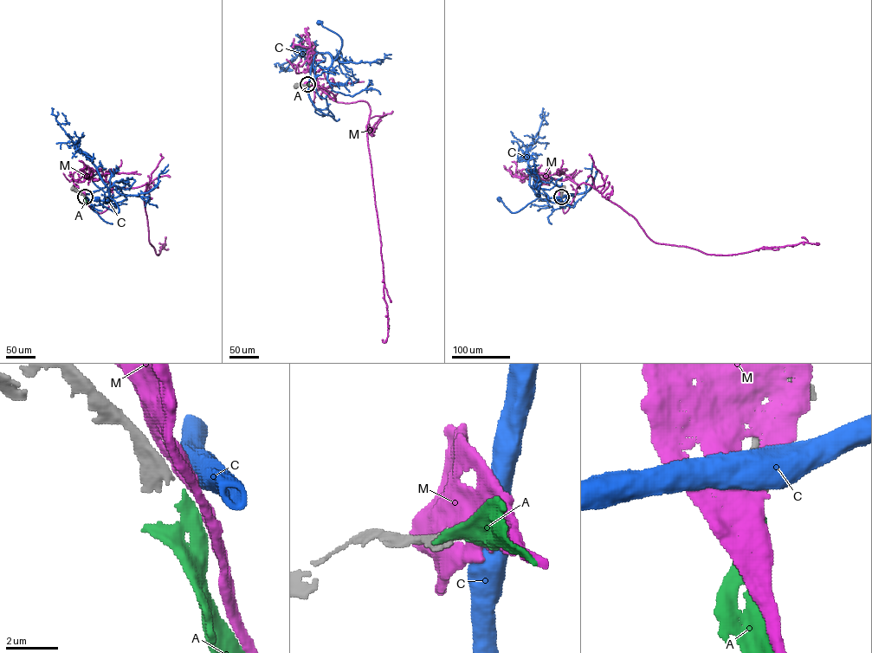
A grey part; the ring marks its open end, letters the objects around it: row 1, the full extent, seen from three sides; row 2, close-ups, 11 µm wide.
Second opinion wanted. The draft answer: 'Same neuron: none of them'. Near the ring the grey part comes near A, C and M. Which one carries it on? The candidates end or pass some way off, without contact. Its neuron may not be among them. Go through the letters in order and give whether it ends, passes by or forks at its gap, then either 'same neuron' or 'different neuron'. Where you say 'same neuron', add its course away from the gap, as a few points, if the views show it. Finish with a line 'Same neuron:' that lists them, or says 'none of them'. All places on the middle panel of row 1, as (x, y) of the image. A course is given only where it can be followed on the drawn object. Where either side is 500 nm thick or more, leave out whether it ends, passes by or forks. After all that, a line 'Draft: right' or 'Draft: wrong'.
A: it ends; same neuron
C: different neuron
M: it passes by; different neuron
Same neuron: A
Draft: wrong

